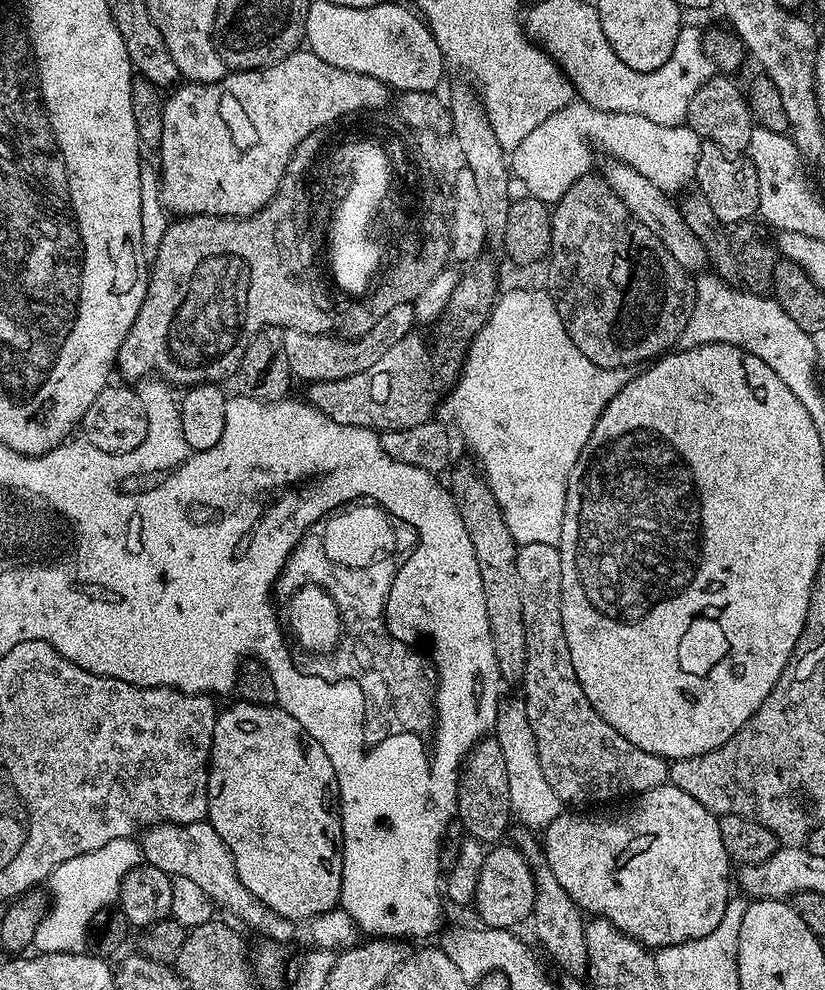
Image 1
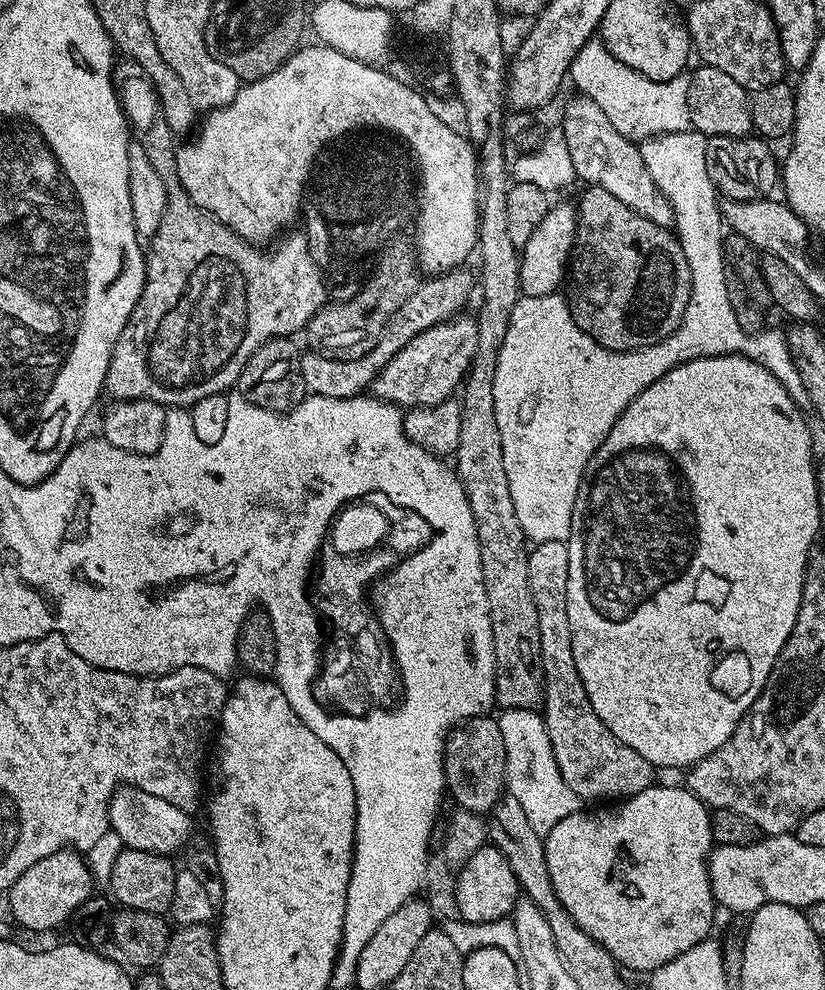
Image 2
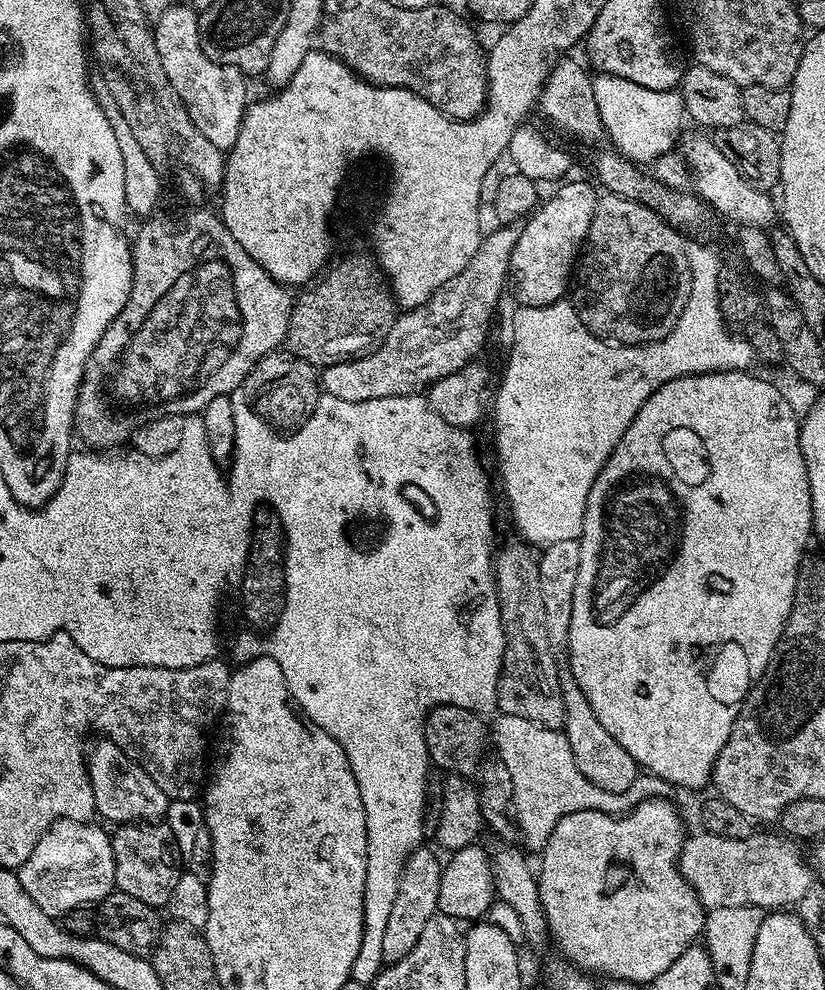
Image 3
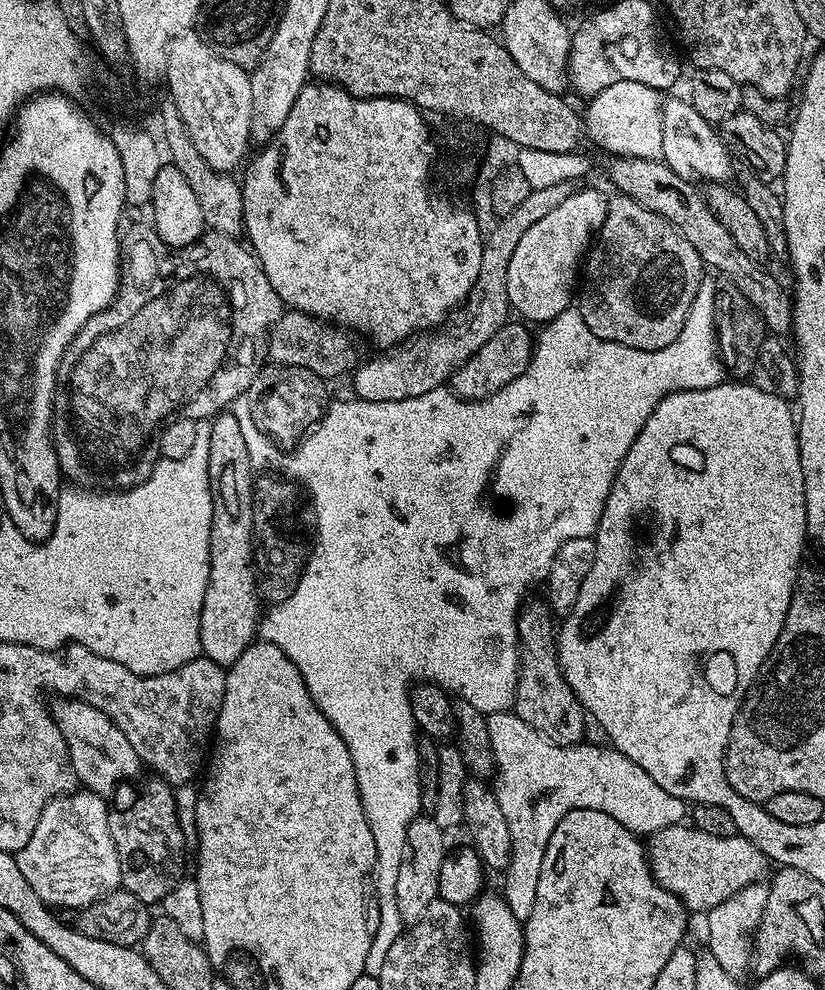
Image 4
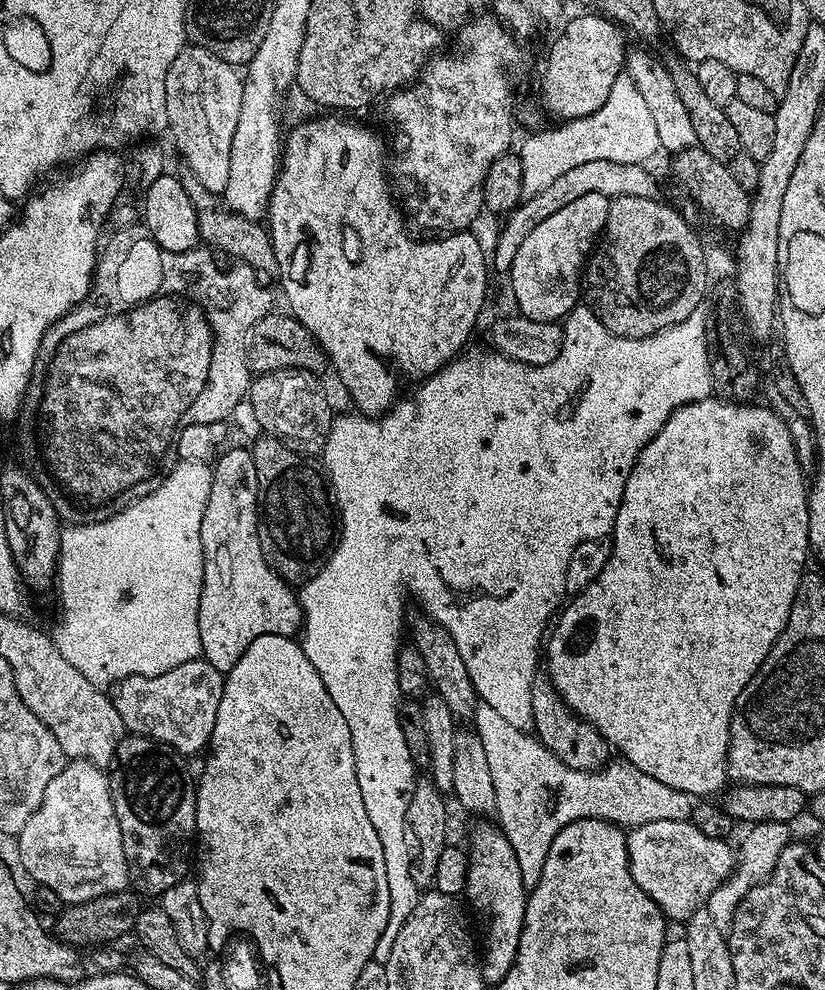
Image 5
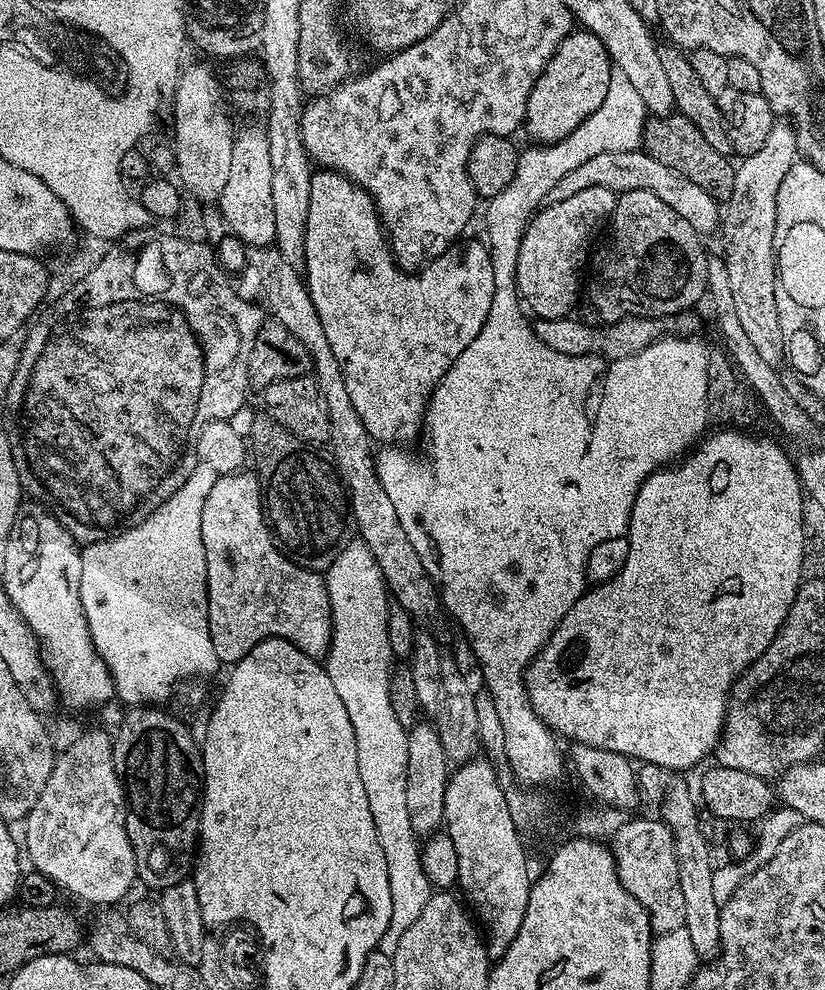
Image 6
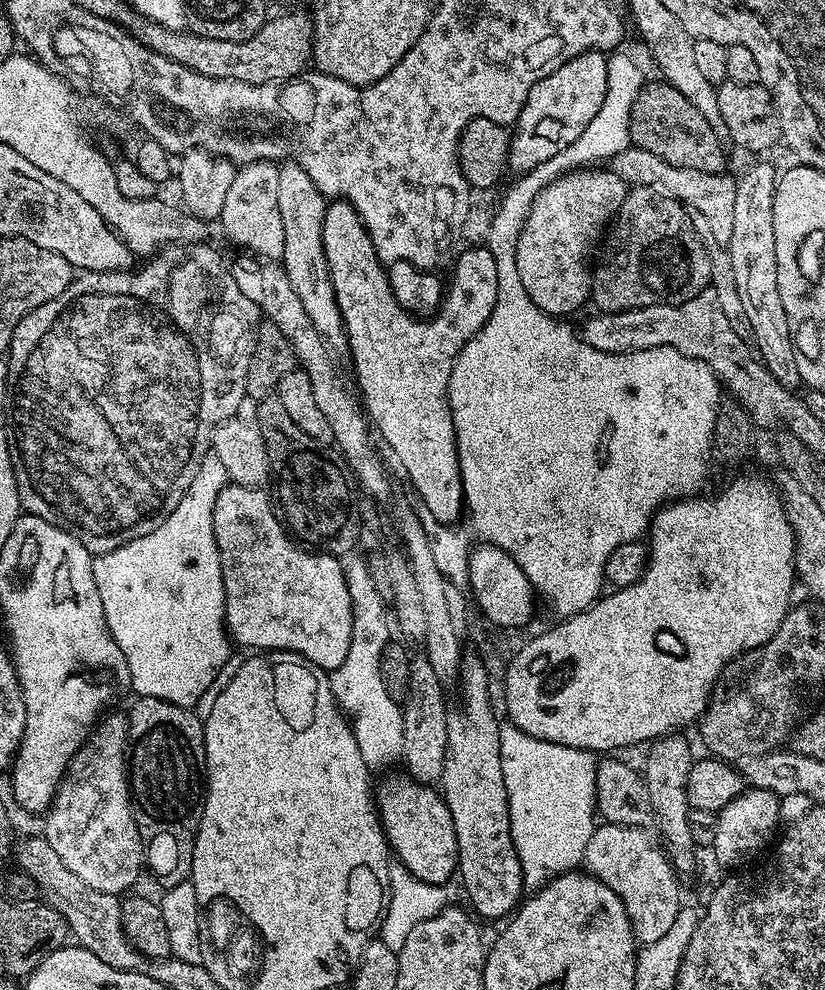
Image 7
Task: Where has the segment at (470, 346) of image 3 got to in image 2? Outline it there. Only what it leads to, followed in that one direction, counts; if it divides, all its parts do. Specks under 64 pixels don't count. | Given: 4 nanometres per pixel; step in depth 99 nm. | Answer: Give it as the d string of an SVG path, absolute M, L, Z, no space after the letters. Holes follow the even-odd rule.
M453 270L443 274L433 275L428 281L417 283L414 294L402 302L402 306L388 320L380 339L371 345L369 352L361 354L357 360L335 360L335 355L325 354L320 350L308 350L301 355L300 369L305 389L313 396L326 398L342 398L348 400L351 396L361 395L365 390L371 389L372 379L418 334L430 330L435 324L442 324L453 316L465 311L464 303L468 295L474 292L474 276L465 270Z

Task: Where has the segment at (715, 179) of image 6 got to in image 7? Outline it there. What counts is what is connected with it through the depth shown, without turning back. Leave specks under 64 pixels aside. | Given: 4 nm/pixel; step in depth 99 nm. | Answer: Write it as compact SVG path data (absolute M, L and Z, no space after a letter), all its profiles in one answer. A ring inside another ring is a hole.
M645 83L644 89L638 94L638 98L634 98L634 106L630 110L630 138L632 144L642 150L650 150L650 154L662 158L662 162L670 162L670 166L723 173L725 171L724 148L720 145L723 144L722 138L713 130L710 122L706 122L706 118L702 118L702 110L698 110L694 106L694 102L690 102L690 98L686 98L686 94L682 94L672 84L659 83Z

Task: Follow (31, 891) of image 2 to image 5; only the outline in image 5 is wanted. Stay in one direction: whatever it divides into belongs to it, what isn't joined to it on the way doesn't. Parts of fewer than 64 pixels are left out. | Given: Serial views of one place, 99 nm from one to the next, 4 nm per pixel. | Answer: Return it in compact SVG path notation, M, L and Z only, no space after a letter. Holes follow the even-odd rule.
M68 760L64 768L46 786L42 802L30 822L22 826L15 841L20 851L20 864L28 871L28 876L41 888L54 890L65 905L86 902L102 894L123 892L129 887L128 867L122 850L122 830L118 830L118 818L112 801L112 786L109 777L104 776L105 769L98 764L85 760Z

